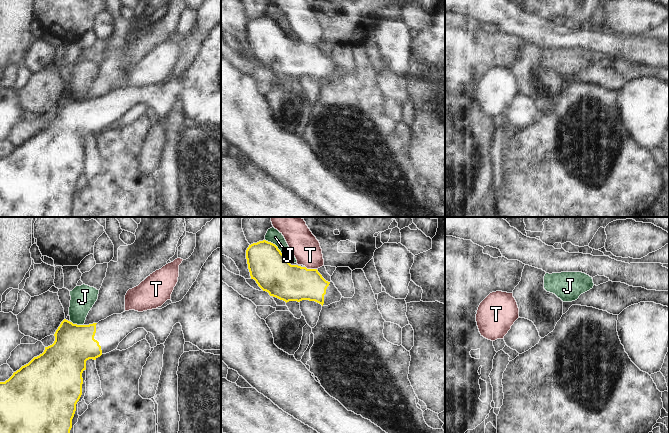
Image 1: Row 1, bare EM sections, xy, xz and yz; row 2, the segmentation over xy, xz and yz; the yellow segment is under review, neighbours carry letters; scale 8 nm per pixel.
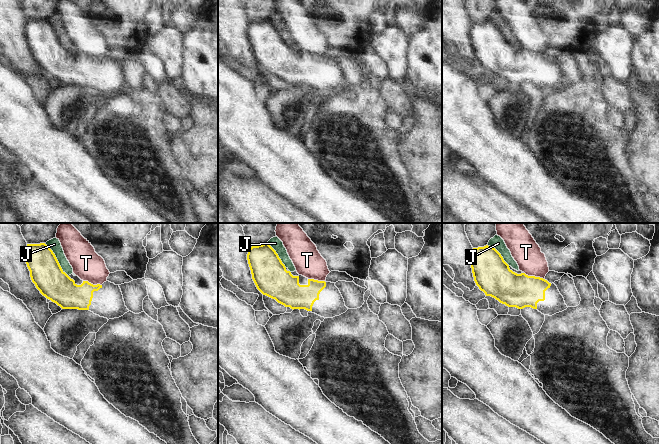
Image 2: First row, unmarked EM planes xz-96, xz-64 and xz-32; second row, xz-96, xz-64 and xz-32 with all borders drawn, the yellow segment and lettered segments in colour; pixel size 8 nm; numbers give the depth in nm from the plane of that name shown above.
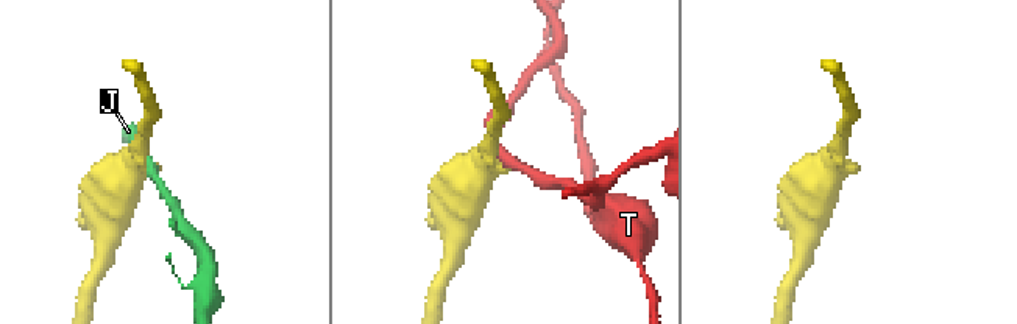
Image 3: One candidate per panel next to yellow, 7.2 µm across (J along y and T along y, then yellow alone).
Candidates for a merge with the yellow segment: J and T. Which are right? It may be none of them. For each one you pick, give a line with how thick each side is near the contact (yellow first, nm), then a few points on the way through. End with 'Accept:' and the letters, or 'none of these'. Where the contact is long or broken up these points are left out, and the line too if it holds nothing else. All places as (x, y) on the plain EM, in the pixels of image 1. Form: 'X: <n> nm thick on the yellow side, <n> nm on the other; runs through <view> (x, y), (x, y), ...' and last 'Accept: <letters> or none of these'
Accept: none of these

